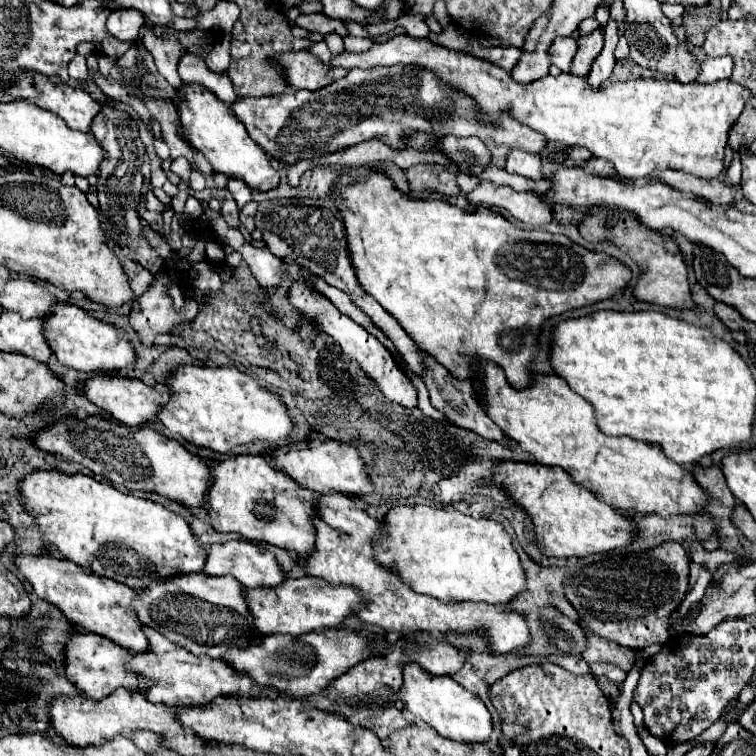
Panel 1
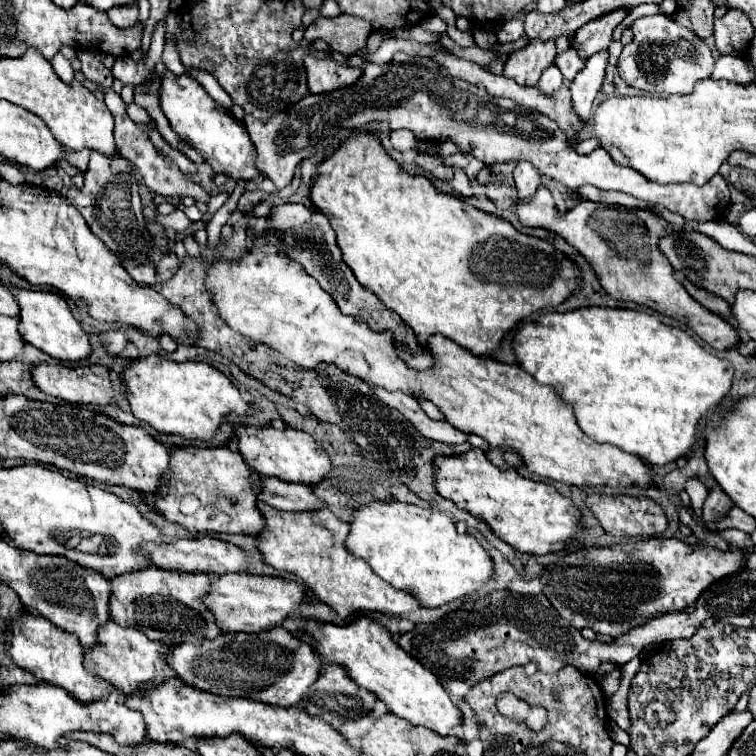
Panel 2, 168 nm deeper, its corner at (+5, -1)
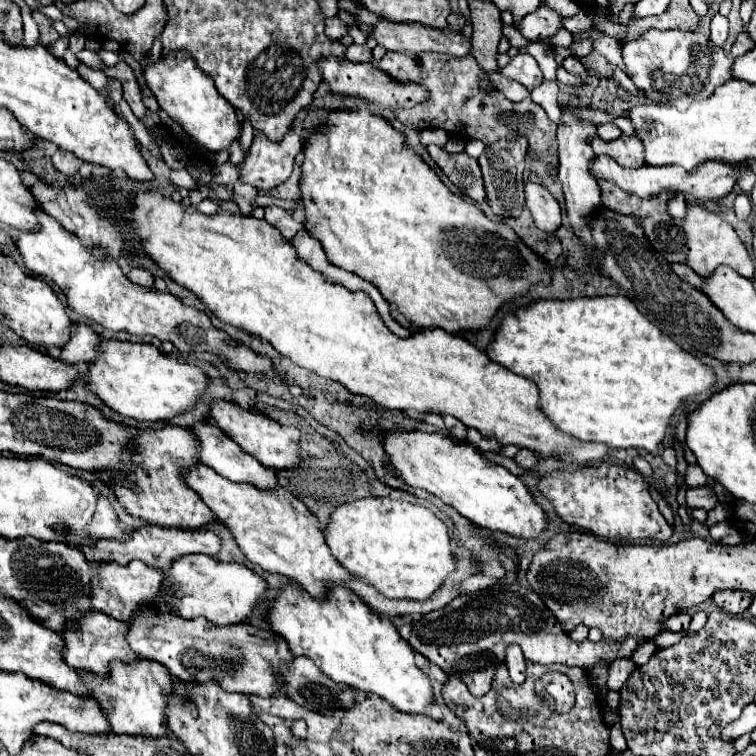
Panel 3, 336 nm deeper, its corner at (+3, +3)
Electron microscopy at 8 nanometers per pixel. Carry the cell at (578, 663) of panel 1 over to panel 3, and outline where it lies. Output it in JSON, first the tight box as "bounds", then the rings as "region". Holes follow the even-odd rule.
{"bounds":[505,645,527,685],"region":[[[511,645],[511,647],[507,649],[505,665],[507,665],[507,669],[509,669],[511,681],[521,685],[521,683],[525,681],[525,669],[527,669],[527,665],[525,665],[525,657],[523,657],[523,653],[521,653],[521,649],[519,649],[517,645]]]}

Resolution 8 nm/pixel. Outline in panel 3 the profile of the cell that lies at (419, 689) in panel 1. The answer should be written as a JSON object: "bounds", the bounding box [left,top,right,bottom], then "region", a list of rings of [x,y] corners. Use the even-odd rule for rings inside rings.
{"bounds":[267,585,435,715],"region":[[[287,585],[279,589],[267,619],[271,629],[287,639],[293,655],[313,659],[337,683],[373,693],[409,715],[427,715],[427,709],[435,703],[431,679],[415,665],[409,643],[401,639],[389,619],[373,613],[351,589],[333,585],[329,601],[315,601],[305,589]]]}

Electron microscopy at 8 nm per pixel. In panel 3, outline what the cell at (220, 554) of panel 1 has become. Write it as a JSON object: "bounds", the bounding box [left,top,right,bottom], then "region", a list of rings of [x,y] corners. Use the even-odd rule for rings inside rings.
{"bounds":[83,525,221,569],"region":[[[147,525],[139,531],[133,531],[125,543],[113,541],[113,539],[101,539],[97,541],[93,547],[85,547],[83,549],[87,561],[117,561],[119,565],[127,565],[133,559],[143,561],[145,565],[151,567],[159,567],[159,569],[169,569],[171,563],[175,563],[175,559],[185,557],[185,555],[193,555],[193,553],[205,553],[211,557],[217,557],[221,553],[221,537],[215,535],[213,531],[207,529],[195,529],[195,531],[185,531],[185,529],[167,529],[167,527],[159,527],[159,525]]]}

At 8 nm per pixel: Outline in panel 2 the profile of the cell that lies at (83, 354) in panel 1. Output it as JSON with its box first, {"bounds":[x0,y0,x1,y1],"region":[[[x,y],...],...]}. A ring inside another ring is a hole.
{"bounds":[13,289,91,365],"region":[[[13,289],[13,297],[21,309],[19,313],[19,333],[25,343],[31,343],[33,347],[41,349],[49,357],[73,365],[91,353],[89,335],[81,329],[77,319],[71,315],[69,305],[65,299],[57,293],[47,291],[27,291],[27,289]]]}

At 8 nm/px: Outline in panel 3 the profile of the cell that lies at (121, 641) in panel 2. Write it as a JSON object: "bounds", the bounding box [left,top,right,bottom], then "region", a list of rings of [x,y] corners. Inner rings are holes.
{"bounds":[65,611,141,677],"region":[[[91,611],[89,617],[85,615],[85,619],[83,619],[83,623],[79,627],[69,627],[69,631],[65,631],[65,645],[67,645],[65,659],[75,669],[83,669],[83,671],[95,673],[99,677],[109,677],[111,661],[135,663],[135,661],[141,659],[129,647],[127,633],[129,633],[129,623],[121,623],[121,621],[109,619],[101,611]]]}

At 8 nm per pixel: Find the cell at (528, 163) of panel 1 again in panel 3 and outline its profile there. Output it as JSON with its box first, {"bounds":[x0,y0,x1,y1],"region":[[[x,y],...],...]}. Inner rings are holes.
{"bounds":[525,185,561,231],"region":[[[525,185],[525,205],[529,207],[539,229],[555,231],[557,227],[561,227],[561,207],[543,185]]]}

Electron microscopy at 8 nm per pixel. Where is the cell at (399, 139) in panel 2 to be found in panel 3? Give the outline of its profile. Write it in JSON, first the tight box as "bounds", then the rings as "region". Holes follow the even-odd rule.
{"bounds":[421,129,449,147],"region":[[[425,129],[425,131],[421,133],[421,143],[423,143],[425,147],[427,147],[429,143],[435,143],[435,145],[439,145],[439,147],[445,147],[447,139],[449,139],[449,135],[447,135],[445,131],[441,131],[441,129]]]}

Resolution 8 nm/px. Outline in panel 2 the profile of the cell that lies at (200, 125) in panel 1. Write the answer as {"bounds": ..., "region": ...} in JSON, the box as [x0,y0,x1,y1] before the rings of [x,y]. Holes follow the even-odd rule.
{"bounds":[159,71,259,181],"region":[[[167,71],[161,77],[159,105],[169,119],[173,131],[191,147],[195,147],[203,159],[213,167],[215,173],[225,173],[227,177],[251,181],[259,175],[255,167],[255,147],[247,135],[243,123],[239,123],[227,109],[215,107],[215,101],[191,75],[175,75]]]}

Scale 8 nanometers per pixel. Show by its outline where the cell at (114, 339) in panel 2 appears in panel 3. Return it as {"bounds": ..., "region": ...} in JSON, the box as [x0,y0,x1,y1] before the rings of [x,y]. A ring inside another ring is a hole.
{"bounds":[59,325,101,363],"region":[[[73,325],[71,341],[59,351],[59,359],[65,363],[93,361],[101,353],[101,337],[89,325]]]}

